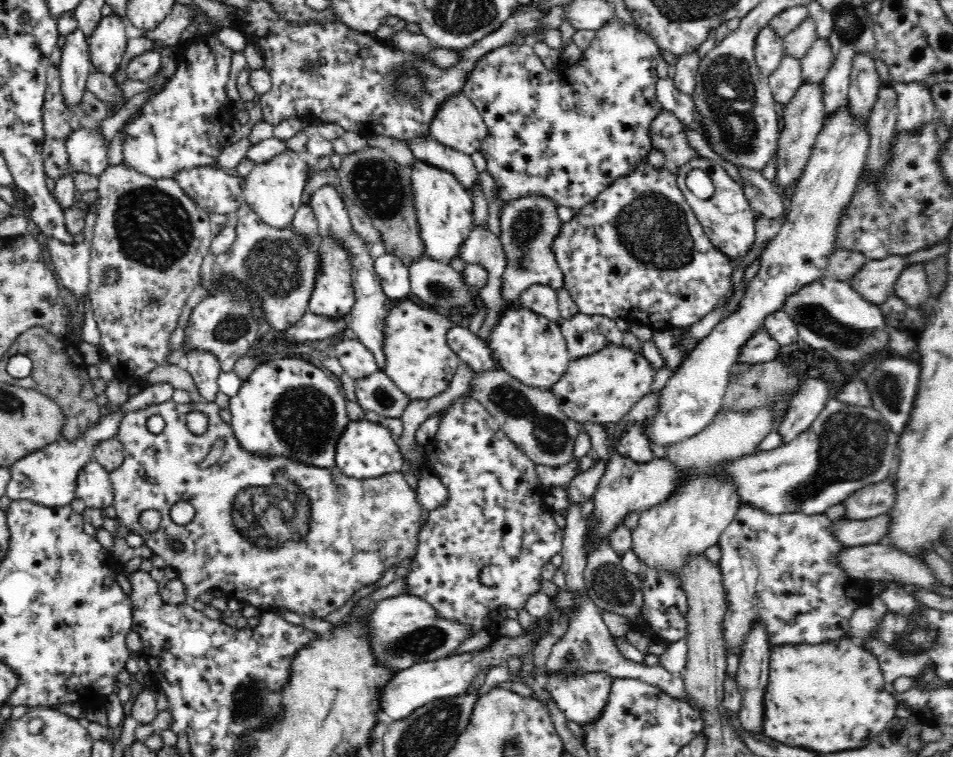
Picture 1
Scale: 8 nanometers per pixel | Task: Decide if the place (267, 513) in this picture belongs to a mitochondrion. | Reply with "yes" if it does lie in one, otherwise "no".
yes

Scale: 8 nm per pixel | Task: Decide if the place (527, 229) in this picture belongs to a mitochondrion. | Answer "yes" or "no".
yes

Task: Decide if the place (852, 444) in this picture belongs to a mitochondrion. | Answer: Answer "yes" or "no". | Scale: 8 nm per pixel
yes

